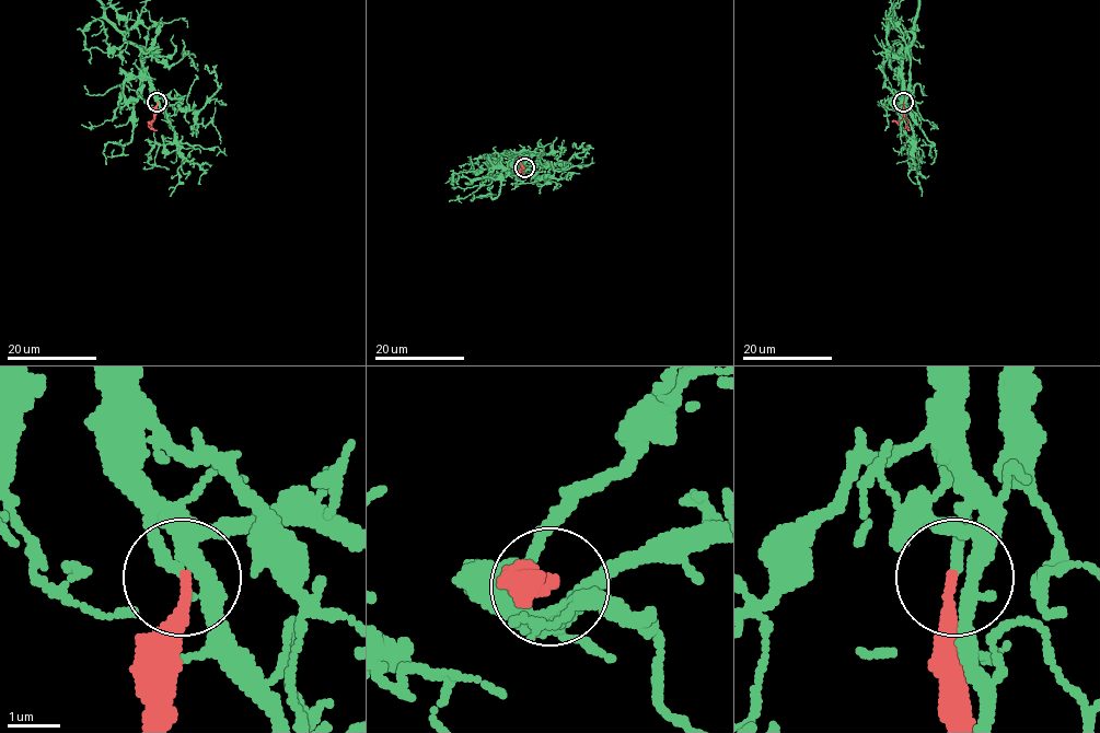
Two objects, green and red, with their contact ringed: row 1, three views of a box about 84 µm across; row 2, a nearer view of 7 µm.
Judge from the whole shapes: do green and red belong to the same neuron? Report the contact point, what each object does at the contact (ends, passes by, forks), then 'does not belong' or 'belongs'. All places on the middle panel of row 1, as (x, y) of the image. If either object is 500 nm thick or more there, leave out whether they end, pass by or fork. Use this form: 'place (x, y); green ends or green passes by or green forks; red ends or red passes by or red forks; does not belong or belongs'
place (524, 167); green ends; red ends; belongs

